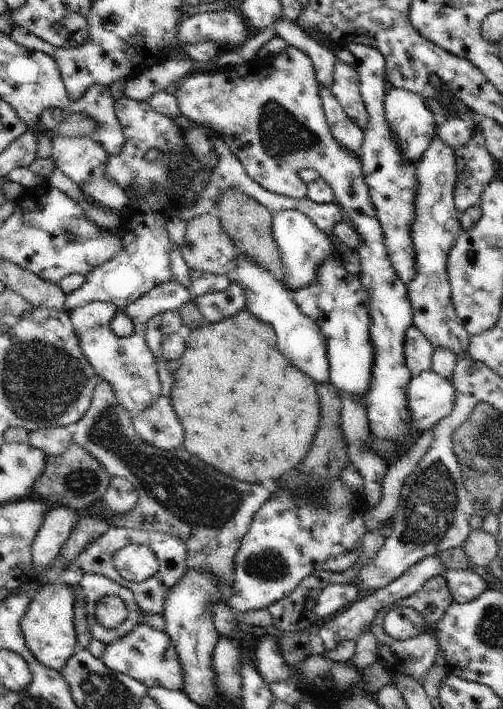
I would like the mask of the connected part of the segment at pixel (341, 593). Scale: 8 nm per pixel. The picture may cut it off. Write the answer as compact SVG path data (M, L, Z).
M328 585L318 597L314 612L320 618L332 618L358 600L358 588L352 585Z

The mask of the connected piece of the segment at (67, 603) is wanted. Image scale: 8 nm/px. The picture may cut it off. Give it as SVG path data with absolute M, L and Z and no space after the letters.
M68 583L42 585L36 592L20 619L25 645L40 664L59 671L76 652L74 631L74 589Z

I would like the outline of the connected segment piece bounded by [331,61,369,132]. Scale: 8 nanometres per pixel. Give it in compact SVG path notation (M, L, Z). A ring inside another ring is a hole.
M337 61L333 79L331 92L348 118L364 132L367 129L369 114L359 89L359 74L353 66Z

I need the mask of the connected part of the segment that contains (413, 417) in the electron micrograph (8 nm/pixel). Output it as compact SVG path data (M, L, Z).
M428 369L412 377L407 386L411 425L422 435L452 412L455 389L451 380Z

